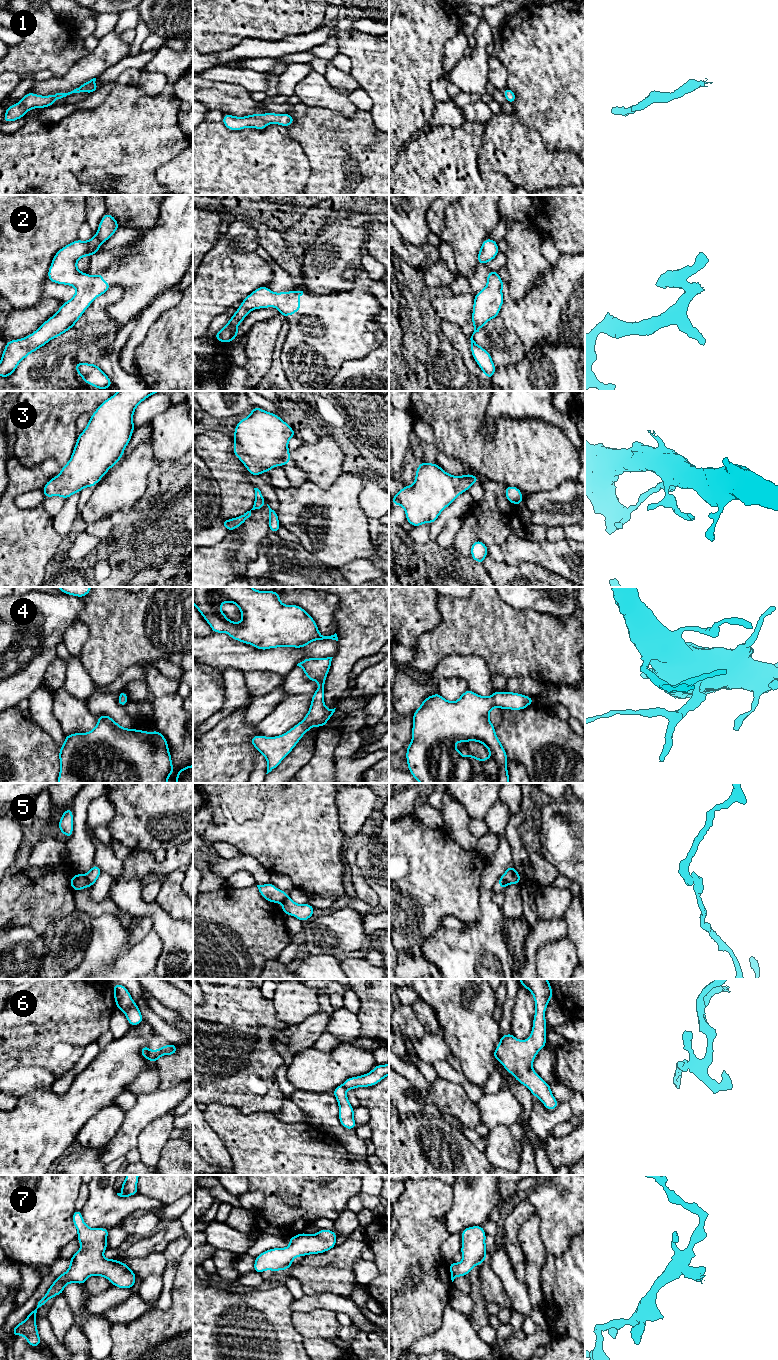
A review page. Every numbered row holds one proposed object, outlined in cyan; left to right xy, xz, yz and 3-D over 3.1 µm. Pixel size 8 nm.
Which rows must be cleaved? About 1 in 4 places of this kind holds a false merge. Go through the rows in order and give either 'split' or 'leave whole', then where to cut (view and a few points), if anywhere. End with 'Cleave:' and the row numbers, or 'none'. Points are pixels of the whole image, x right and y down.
1: leave whole | no cut
2: leave whole | no cut
3: leave whole | no cut
4: leave whole | no cut
5: split | xy (83, 875), (91, 885)
6: split | xy (149, 1049), (146, 1058)
7: leave whole | no cut
Cleave: 5, 6

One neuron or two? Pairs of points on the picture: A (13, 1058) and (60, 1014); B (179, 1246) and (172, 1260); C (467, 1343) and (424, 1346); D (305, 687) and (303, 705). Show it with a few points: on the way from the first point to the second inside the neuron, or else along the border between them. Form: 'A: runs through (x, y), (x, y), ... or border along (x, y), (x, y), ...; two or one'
A: runs through (25, 1046), (48, 1025); one
B: runs through (176, 1249), (173, 1252), (173, 1257); one
C: runs through (456, 1343), (435, 1343); one
D: border along (287, 694), (311, 695); two

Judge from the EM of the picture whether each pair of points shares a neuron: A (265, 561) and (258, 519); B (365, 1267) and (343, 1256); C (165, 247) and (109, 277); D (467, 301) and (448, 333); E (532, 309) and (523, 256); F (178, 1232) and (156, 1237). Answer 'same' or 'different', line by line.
A: different
B: different
C: same
D: different
E: different
F: same

